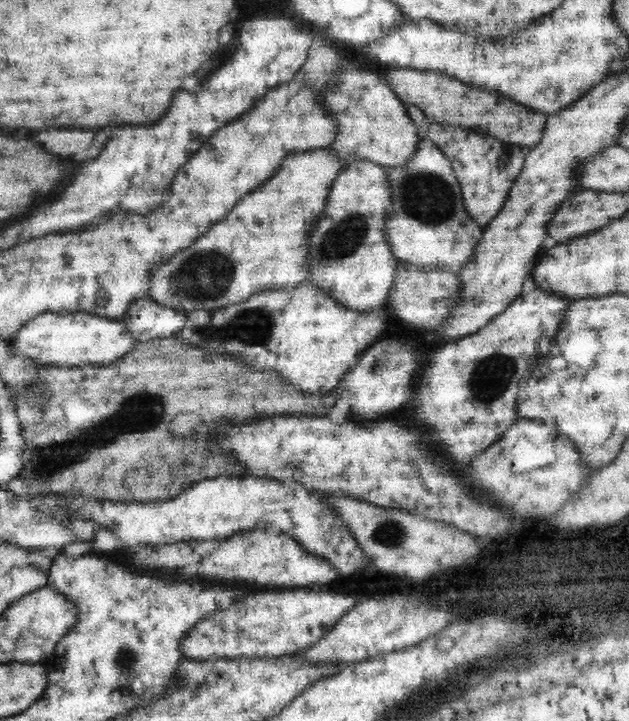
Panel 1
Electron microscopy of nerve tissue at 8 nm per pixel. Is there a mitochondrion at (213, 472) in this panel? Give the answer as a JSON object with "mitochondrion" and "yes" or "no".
{"mitochondrion":"no"}

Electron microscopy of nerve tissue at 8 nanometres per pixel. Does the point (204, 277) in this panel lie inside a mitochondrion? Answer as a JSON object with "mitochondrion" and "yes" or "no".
{"mitochondrion":"yes"}

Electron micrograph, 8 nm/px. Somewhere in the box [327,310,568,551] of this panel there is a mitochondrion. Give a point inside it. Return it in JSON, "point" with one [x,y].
{"point":[493,375]}

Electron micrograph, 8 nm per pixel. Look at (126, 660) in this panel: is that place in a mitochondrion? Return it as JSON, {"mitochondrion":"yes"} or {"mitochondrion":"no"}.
{"mitochondrion":"yes"}

